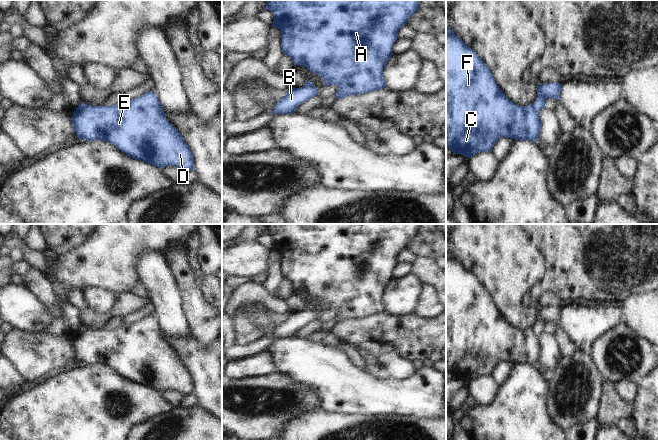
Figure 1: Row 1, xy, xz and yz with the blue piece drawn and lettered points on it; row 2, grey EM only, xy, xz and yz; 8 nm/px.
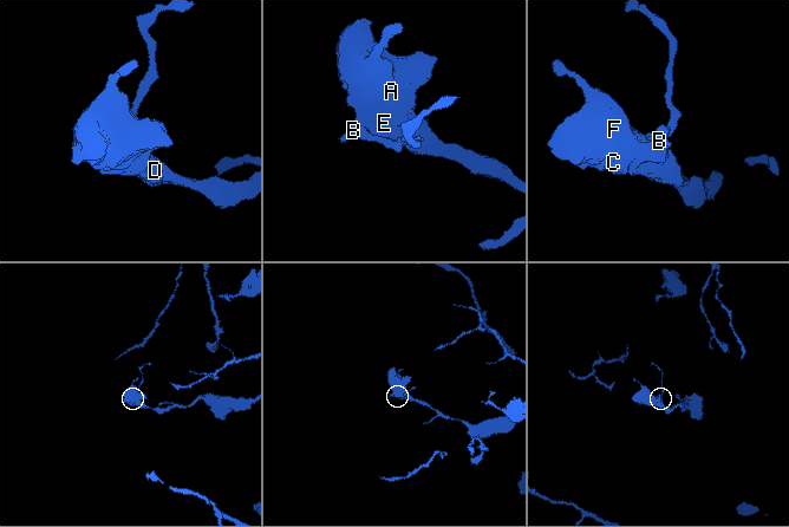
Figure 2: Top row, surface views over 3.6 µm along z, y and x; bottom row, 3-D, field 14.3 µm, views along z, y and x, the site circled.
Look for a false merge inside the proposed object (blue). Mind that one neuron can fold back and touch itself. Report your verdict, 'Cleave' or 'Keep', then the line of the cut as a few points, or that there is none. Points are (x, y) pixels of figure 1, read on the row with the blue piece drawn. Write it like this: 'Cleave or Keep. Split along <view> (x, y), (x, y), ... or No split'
Cleave. Split along yz (531, 104), (539, 111).

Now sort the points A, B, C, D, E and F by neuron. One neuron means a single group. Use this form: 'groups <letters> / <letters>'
groups A C D E F / B

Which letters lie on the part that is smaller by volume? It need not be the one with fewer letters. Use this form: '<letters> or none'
B

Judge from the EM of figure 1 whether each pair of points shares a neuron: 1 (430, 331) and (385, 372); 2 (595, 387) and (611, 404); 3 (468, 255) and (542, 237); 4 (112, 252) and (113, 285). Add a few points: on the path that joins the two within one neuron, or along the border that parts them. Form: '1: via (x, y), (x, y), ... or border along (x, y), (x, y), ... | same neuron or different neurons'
1: border along (377, 354), (395, 352), (402, 358), (412, 362) | different neurons
2: border along (604, 382), (600, 409), (596, 417) | different neurons
3: border along (527, 234), (530, 240), (543, 253), (545, 259) | different neurons
4: via (112, 260), (113, 277) | same neuron

